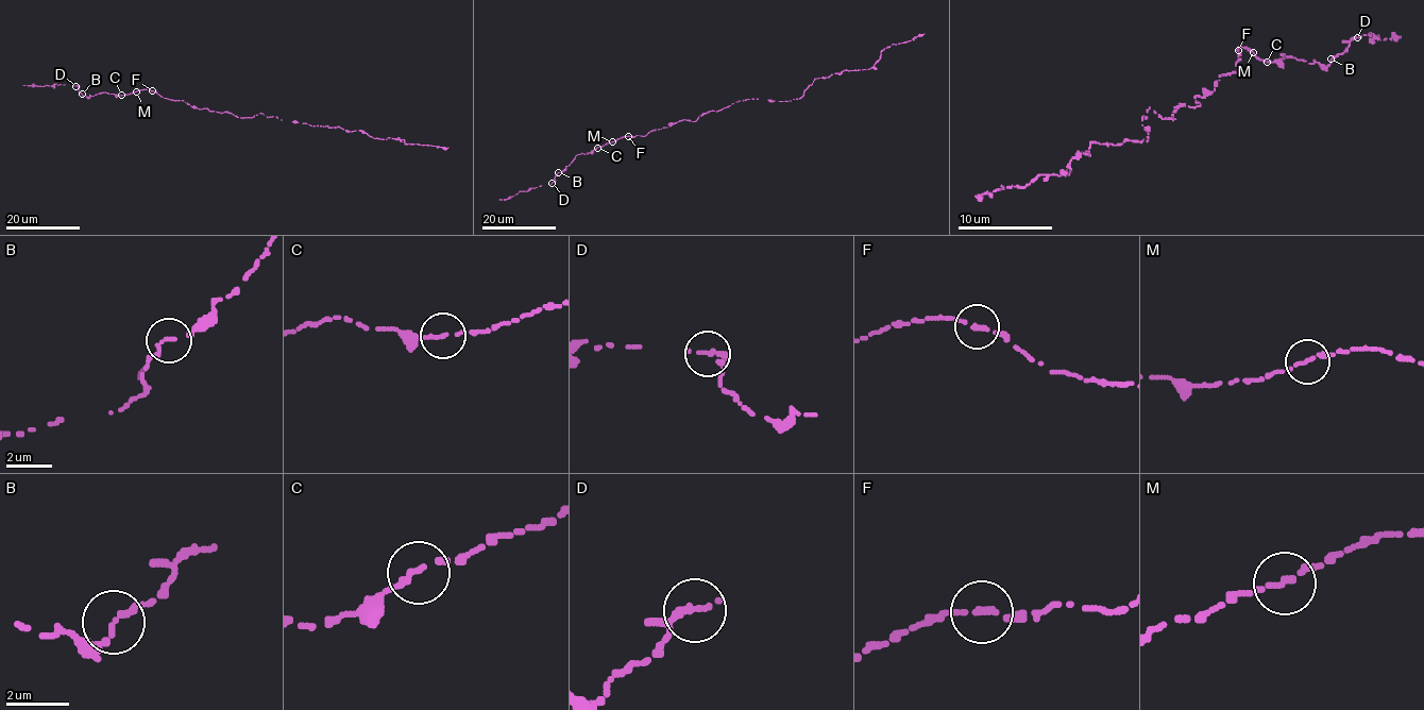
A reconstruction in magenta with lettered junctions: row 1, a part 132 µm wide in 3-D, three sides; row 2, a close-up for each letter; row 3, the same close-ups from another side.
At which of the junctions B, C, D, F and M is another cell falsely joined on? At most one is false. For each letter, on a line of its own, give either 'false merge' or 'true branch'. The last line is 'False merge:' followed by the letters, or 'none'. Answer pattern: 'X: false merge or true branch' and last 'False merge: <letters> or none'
B: true branch
C: true branch
D: true branch
F: true branch
M: true branch
False merge: none

